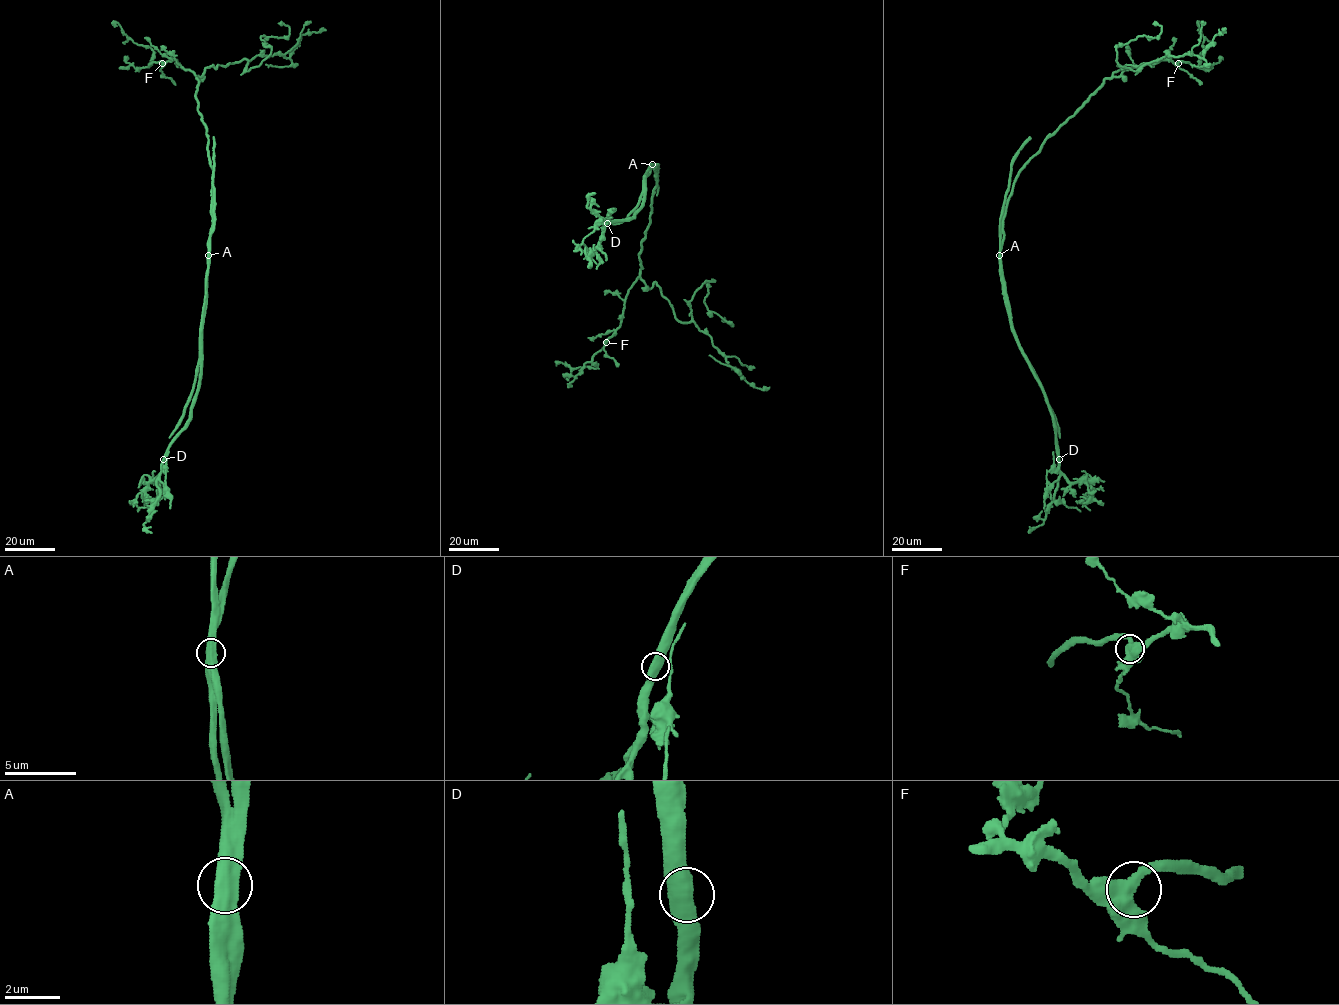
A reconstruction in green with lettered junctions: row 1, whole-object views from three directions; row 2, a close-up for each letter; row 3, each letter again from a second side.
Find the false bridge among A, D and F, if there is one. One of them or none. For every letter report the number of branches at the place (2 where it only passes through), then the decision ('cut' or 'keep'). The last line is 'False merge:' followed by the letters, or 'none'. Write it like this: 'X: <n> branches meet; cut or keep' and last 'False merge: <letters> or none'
A: 2 branches meet; cut
D: 2 branches meet; keep
F: 2 branches meet; keep
False merge: A

